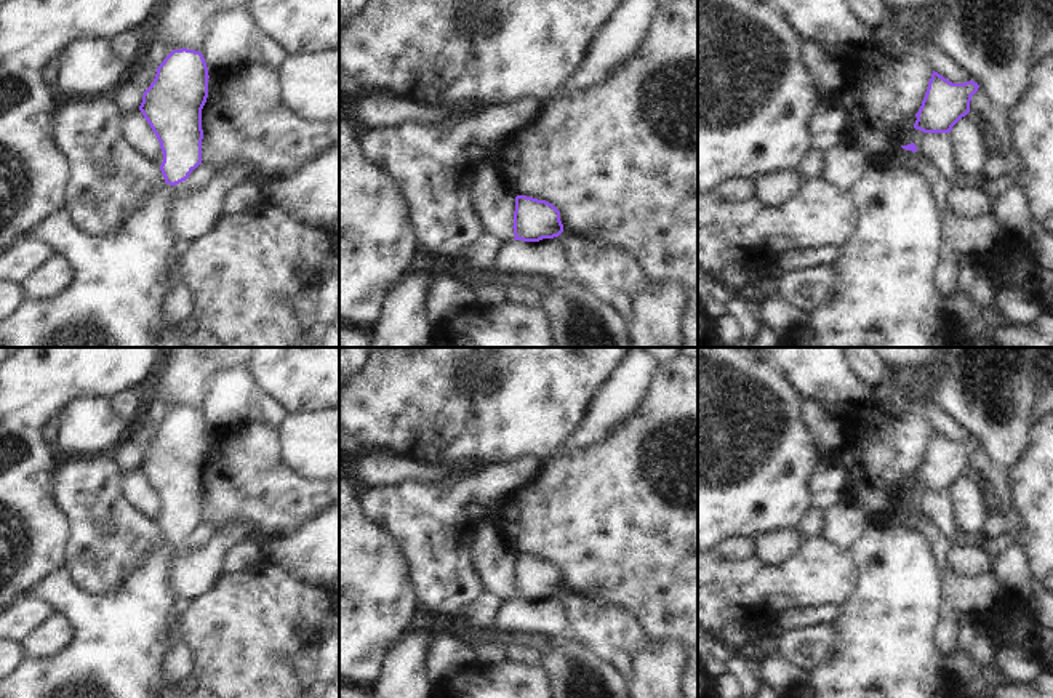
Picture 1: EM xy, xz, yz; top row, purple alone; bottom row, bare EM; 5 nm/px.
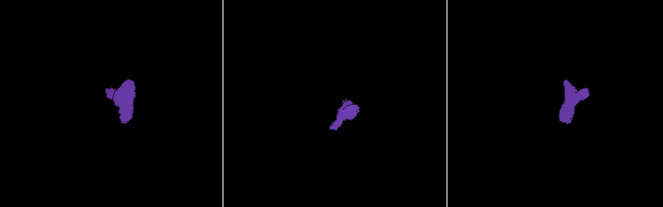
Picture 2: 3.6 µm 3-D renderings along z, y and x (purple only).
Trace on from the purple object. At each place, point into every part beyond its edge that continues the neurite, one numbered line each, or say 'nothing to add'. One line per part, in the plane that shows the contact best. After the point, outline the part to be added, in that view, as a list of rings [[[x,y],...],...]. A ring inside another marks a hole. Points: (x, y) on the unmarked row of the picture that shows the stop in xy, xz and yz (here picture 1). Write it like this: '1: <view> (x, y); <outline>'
1: xy (311, 553); [[[339,501],[310,519],[306,525],[272,540],[261,540],[251,525],[230,522],[214,530],[200,549],[173,544],[168,572],[174,600],[194,600],[203,596],[224,575],[227,551],[246,540],[258,540],[262,559],[282,567],[301,581],[330,589],[339,576]]]

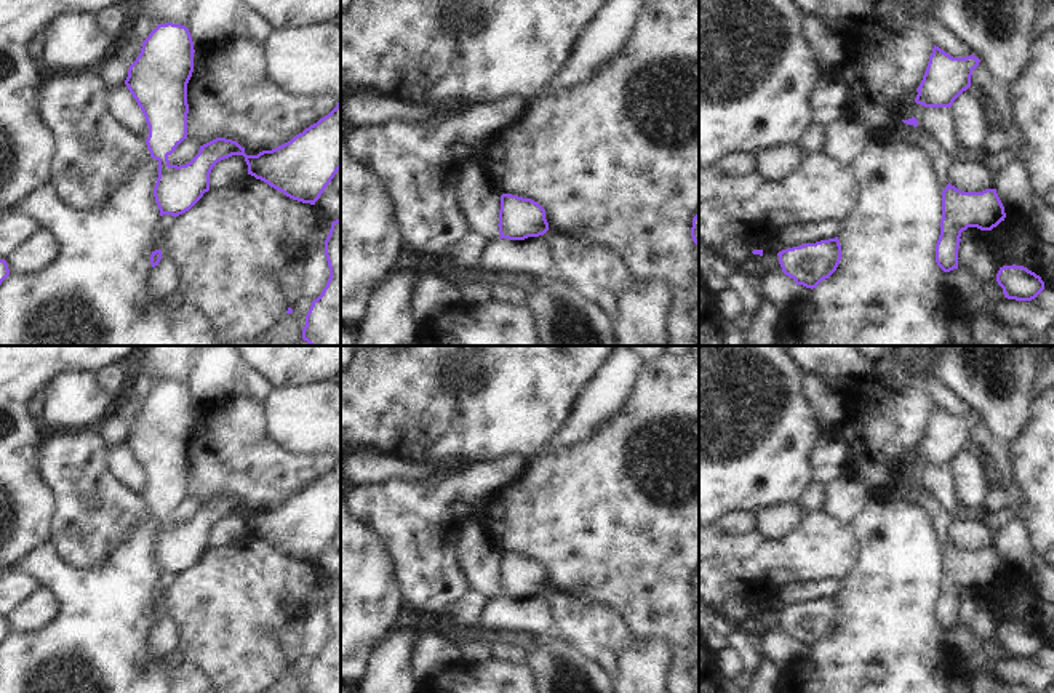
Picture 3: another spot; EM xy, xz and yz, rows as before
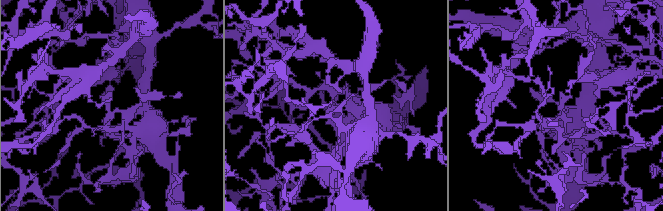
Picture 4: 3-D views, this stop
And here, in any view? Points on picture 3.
nothing to add

